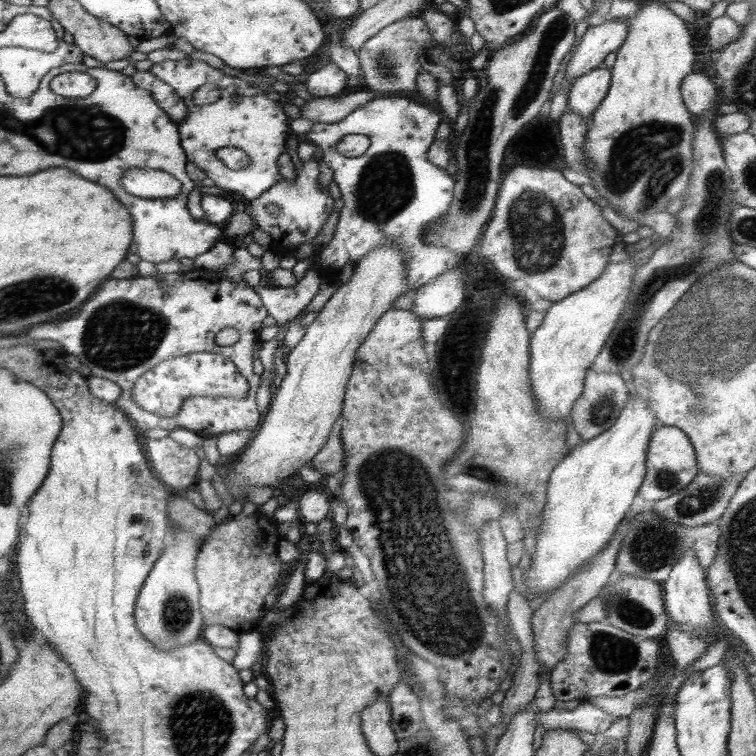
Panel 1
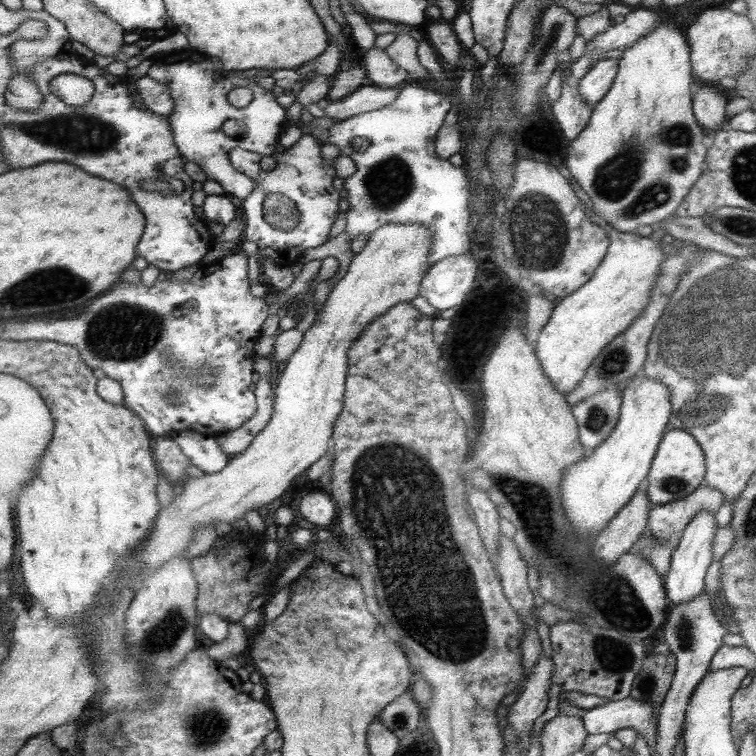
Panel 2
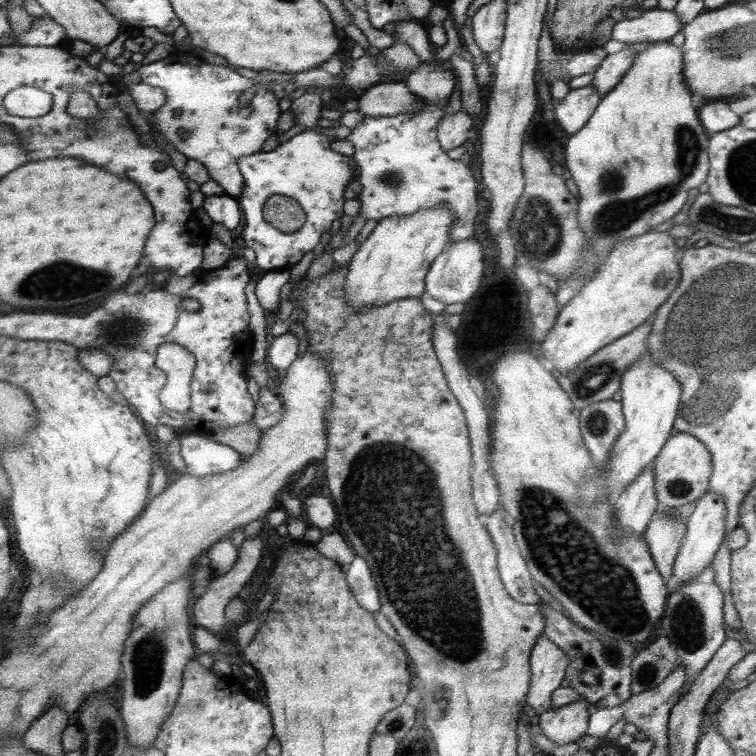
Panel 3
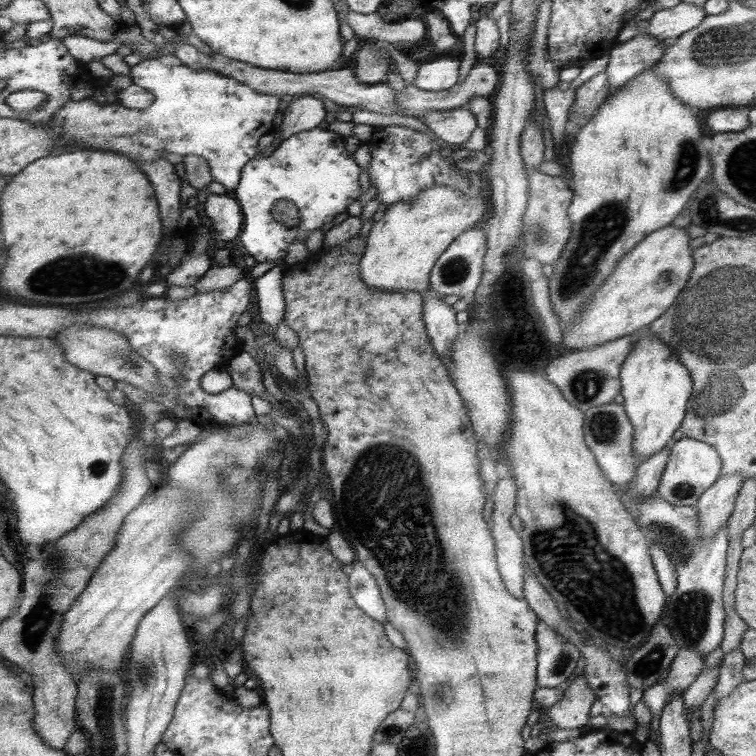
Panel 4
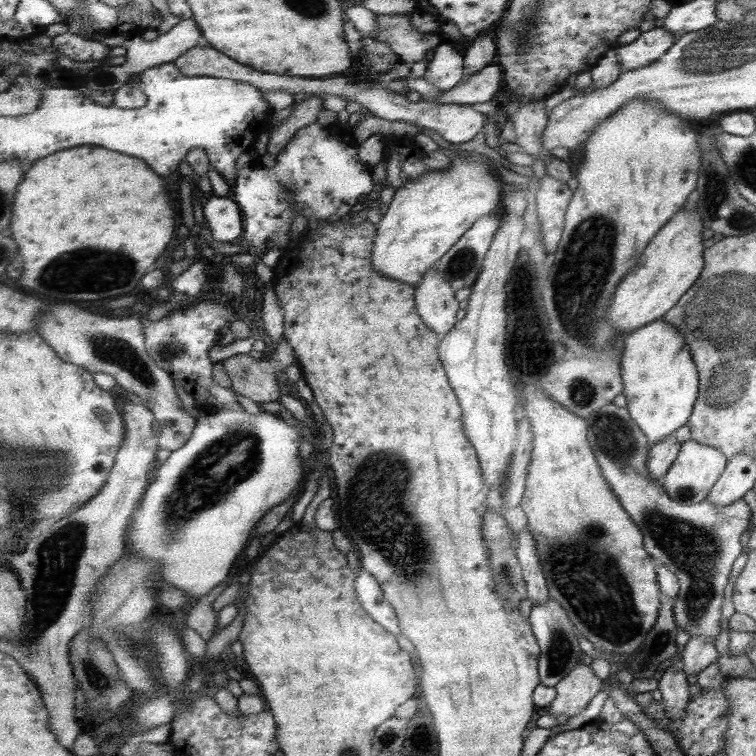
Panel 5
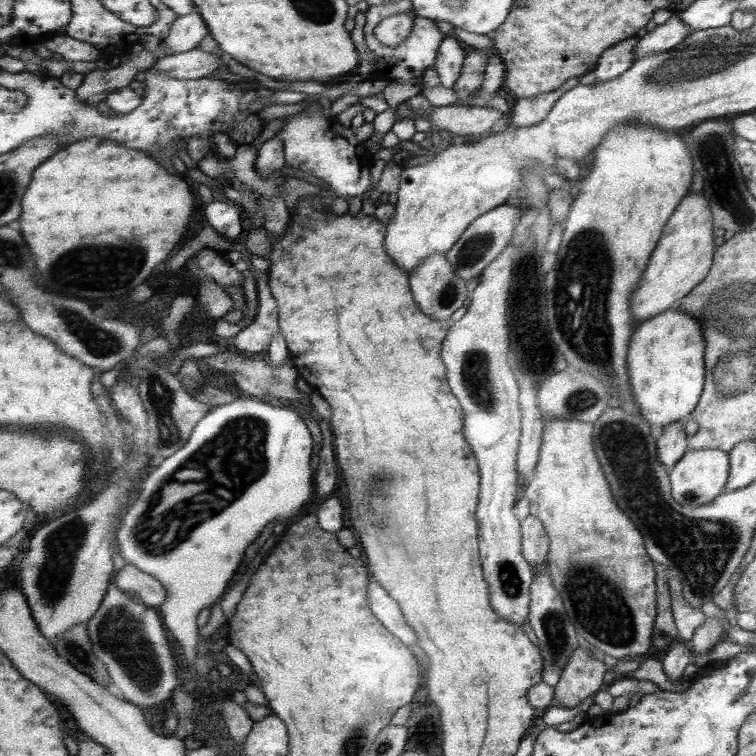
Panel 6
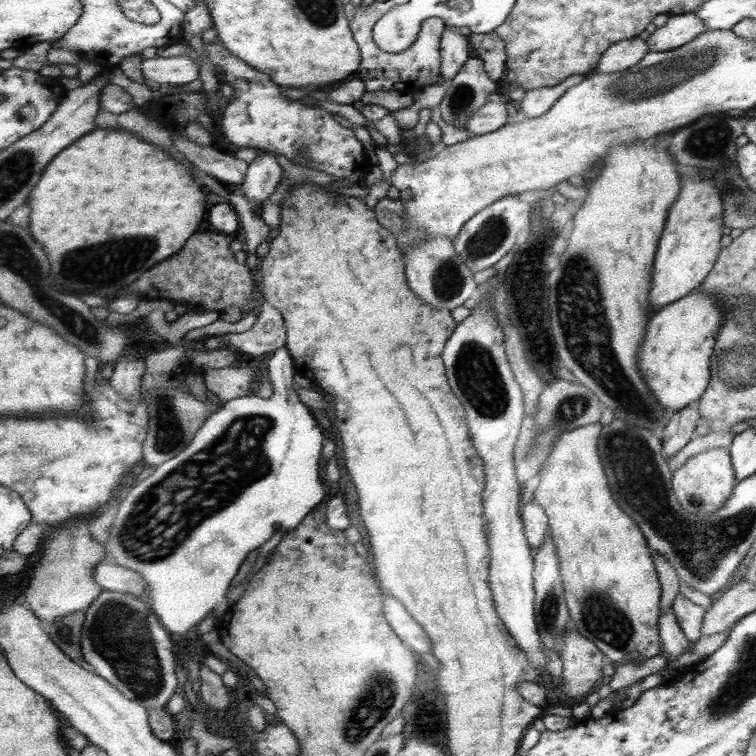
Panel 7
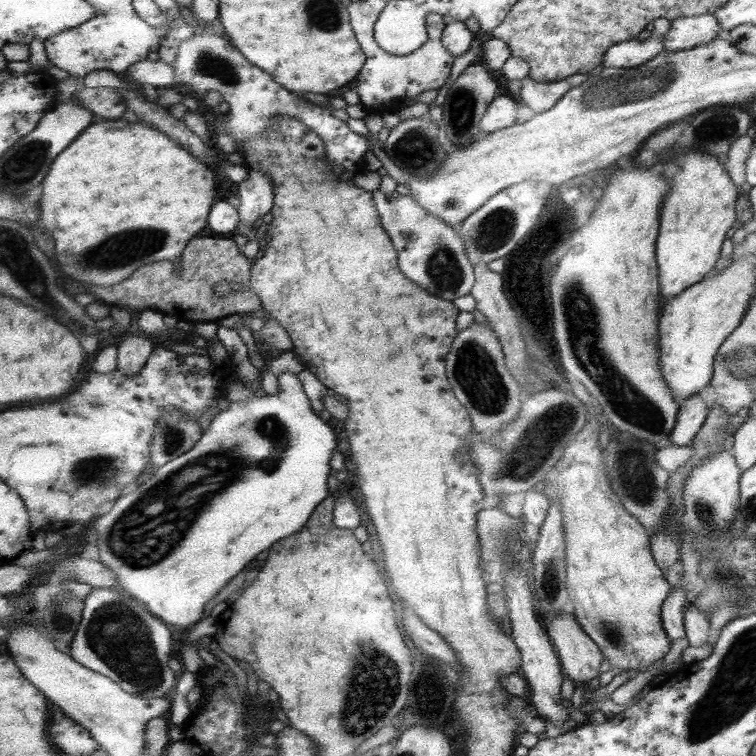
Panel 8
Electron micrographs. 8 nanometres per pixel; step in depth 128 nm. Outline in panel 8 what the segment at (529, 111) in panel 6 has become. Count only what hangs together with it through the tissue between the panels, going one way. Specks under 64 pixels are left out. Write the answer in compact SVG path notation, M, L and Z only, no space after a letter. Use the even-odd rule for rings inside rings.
M579 73L553 82L537 82L527 77L521 81L519 94L524 104L540 113L552 109L572 88L581 86L589 77L589 73Z

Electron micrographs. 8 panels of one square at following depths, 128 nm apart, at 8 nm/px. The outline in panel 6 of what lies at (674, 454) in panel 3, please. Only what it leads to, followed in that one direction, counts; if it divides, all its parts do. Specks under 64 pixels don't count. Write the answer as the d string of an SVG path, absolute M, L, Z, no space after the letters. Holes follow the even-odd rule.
M719 449L689 450L670 471L672 495L683 506L695 508L708 504L725 489L729 470L727 452Z

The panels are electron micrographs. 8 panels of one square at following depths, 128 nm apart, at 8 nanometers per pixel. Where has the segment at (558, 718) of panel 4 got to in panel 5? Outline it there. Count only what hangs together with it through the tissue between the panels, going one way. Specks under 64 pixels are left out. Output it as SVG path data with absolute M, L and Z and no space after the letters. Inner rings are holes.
M588 660L580 662L557 684L558 697L550 704L549 714L555 717L563 714L569 718L581 714L605 684L606 681L593 672Z

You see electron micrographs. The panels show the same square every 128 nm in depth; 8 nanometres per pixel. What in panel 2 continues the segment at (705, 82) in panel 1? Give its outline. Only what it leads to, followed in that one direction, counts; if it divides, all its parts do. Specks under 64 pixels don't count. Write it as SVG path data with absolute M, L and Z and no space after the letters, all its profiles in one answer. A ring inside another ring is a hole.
M698 82L697 92L693 94L693 110L698 123L708 130L725 126L725 98L710 84Z

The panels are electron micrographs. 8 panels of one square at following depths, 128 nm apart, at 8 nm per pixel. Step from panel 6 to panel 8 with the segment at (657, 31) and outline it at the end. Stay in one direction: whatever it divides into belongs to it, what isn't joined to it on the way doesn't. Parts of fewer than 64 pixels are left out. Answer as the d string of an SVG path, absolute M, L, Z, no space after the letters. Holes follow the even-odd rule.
M712 14L676 18L663 41L666 51L691 50L694 46L715 41L720 27Z

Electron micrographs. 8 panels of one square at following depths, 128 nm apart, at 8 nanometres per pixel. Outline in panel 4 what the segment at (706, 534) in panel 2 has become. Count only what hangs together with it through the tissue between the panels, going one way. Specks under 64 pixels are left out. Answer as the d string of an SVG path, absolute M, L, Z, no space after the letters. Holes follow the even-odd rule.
M739 473L717 477L715 484L705 489L695 505L698 506L697 522L700 537L706 541L726 526L731 517L742 476Z

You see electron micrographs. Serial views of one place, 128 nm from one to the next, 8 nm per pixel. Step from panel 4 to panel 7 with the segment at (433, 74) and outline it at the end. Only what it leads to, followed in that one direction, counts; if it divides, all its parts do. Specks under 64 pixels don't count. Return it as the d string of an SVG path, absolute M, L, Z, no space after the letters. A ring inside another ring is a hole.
M449 28L443 33L441 54L441 74L445 80L454 79L474 55L469 37Z

